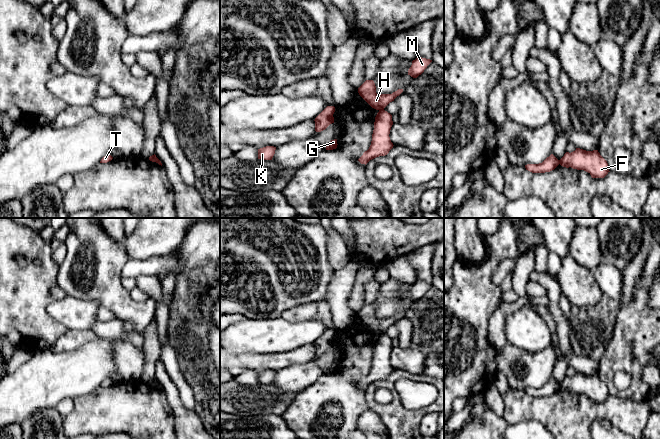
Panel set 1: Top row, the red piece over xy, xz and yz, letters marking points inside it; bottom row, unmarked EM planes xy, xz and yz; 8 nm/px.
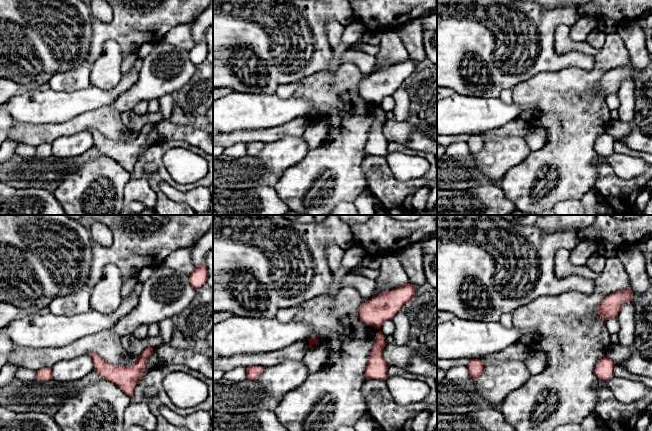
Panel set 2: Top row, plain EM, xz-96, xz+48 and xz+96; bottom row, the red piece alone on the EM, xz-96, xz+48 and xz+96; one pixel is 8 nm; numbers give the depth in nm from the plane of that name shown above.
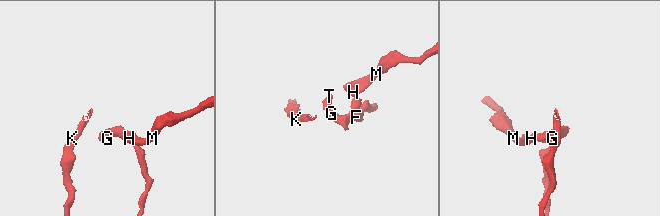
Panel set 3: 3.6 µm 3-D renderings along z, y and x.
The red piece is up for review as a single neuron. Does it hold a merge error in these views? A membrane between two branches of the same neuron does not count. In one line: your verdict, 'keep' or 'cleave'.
cleave

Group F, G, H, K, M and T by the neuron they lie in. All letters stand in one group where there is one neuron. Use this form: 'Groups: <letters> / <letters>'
Groups: F G K T / H M

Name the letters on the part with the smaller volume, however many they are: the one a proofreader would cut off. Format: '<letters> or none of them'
F, G, K, T

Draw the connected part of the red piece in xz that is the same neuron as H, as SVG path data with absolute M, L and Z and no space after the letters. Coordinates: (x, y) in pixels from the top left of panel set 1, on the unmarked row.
M366 304L359 312L359 319L374 333L382 334L390 326L399 320L403 316L403 313L398 313L392 318L377 318L376 310L373 304Z

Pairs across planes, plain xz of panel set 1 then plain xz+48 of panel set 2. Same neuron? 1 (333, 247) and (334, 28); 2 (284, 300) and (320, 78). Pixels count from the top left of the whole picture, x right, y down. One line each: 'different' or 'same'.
1: same
2: different

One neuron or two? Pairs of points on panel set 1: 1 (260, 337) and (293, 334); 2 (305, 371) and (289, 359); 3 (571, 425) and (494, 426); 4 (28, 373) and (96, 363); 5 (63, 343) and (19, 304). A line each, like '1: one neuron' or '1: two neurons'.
1: one neuron
2: two neurons
3: two neurons
4: one neuron
5: two neurons

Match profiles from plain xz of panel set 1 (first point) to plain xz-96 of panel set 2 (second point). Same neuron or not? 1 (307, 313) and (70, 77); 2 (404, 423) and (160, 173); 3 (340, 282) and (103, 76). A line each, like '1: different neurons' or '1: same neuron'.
1: same neuron
2: same neuron
3: same neuron

